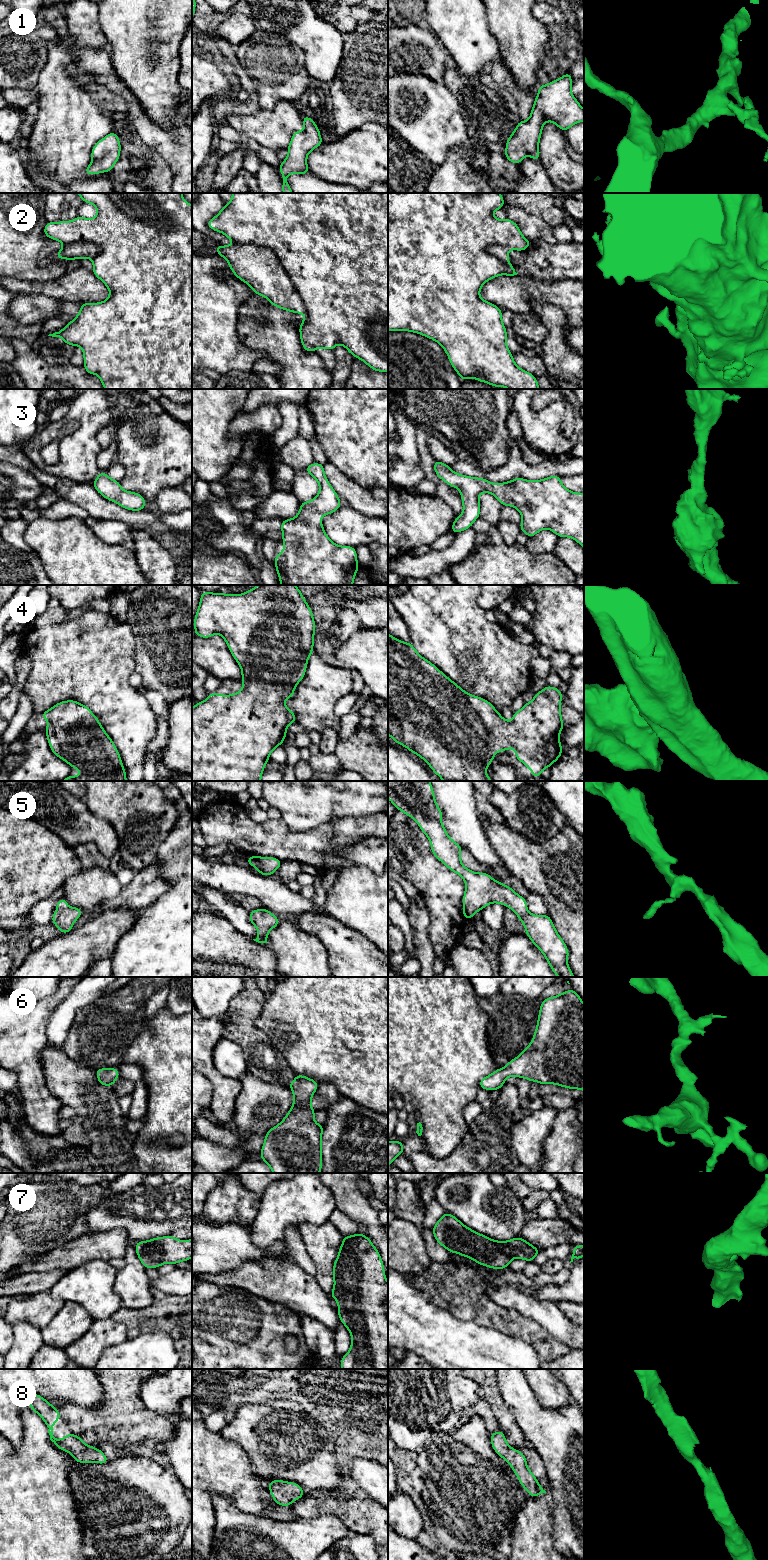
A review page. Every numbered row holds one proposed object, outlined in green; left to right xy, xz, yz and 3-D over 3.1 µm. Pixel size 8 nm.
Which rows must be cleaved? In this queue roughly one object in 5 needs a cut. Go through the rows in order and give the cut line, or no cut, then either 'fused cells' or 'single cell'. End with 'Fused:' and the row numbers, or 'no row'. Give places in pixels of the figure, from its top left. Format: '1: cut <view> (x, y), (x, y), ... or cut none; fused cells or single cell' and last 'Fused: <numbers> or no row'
1: cut none; single cell
2: cut xz (234, 242), (266, 246), (275, 254), (302, 302), (305, 321); fused cells
3: cut none; single cell
4: cut none; single cell
5: cut none; single cell
6: cut none; single cell
7: cut none; single cell
8: cut none; single cell
Fused: 2

